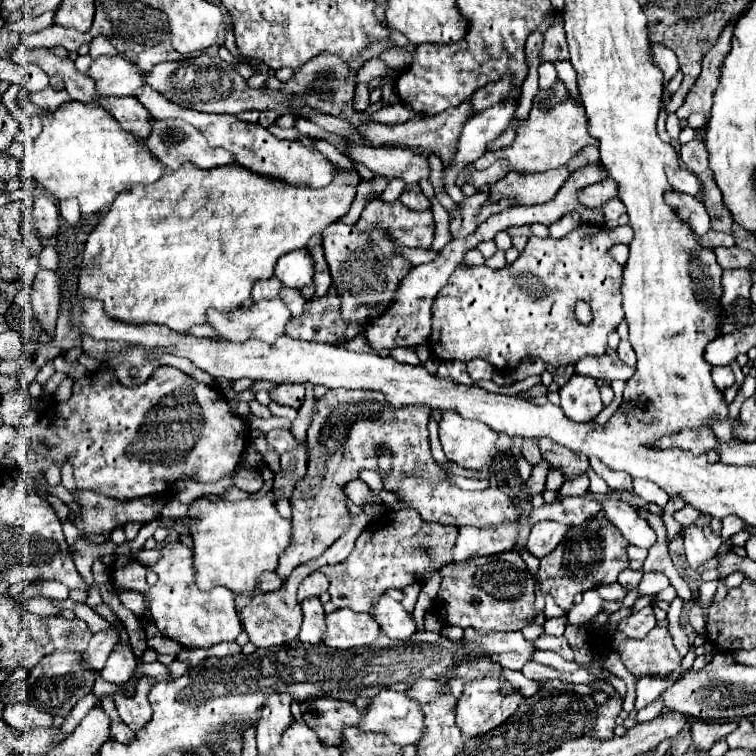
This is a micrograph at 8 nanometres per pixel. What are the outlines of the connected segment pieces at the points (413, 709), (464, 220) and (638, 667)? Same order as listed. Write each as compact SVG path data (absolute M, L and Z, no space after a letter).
M383 688L373 698L369 710L363 712L359 730L383 732L401 746L419 744L423 738L423 712L417 700L403 692Z
M477 192L475 196L469 196L463 206L457 206L457 212L451 216L451 234L453 238L471 234L483 220L487 220L491 214L505 210L511 206L509 198L503 198L501 202L491 202L489 194Z
M655 626L641 640L631 640L631 644L621 644L619 656L635 678L639 676L669 678L681 666L683 660L673 644L669 630L661 626Z

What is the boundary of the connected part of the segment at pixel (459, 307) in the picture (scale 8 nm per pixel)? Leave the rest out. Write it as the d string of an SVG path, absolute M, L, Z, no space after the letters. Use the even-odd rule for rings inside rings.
M581 224L559 240L531 236L521 256L501 270L459 264L451 274L449 284L433 302L429 348L439 360L469 362L473 358L483 358L501 372L511 372L511 368L527 356L539 356L555 368L575 364L583 356L603 356L607 348L607 334L624 319L620 292L623 267L607 254L607 250L613 244L629 244L631 240L631 226L607 228L597 224ZM579 300L591 306L593 320L589 324L581 324L575 316L575 304Z

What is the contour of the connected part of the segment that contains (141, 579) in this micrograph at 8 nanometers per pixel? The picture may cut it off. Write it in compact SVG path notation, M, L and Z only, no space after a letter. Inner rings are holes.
M175 542L162 548L159 560L159 586L149 586L145 582L147 568L141 566L135 558L121 555L117 558L112 573L113 583L125 590L141 592L149 600L149 616L159 628L159 632L185 648L211 648L219 642L233 642L241 632L241 622L235 610L235 596L227 588L211 588L203 592L195 584L193 552L189 546ZM122 569L123 580L119 580Z

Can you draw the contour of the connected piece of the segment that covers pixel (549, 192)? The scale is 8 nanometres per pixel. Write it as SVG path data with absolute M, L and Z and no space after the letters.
M559 166L547 172L531 172L531 174L509 172L507 178L499 180L493 186L491 198L499 200L501 196L515 194L517 204L543 204L555 198L555 194L567 182L569 176L571 172L567 166Z

